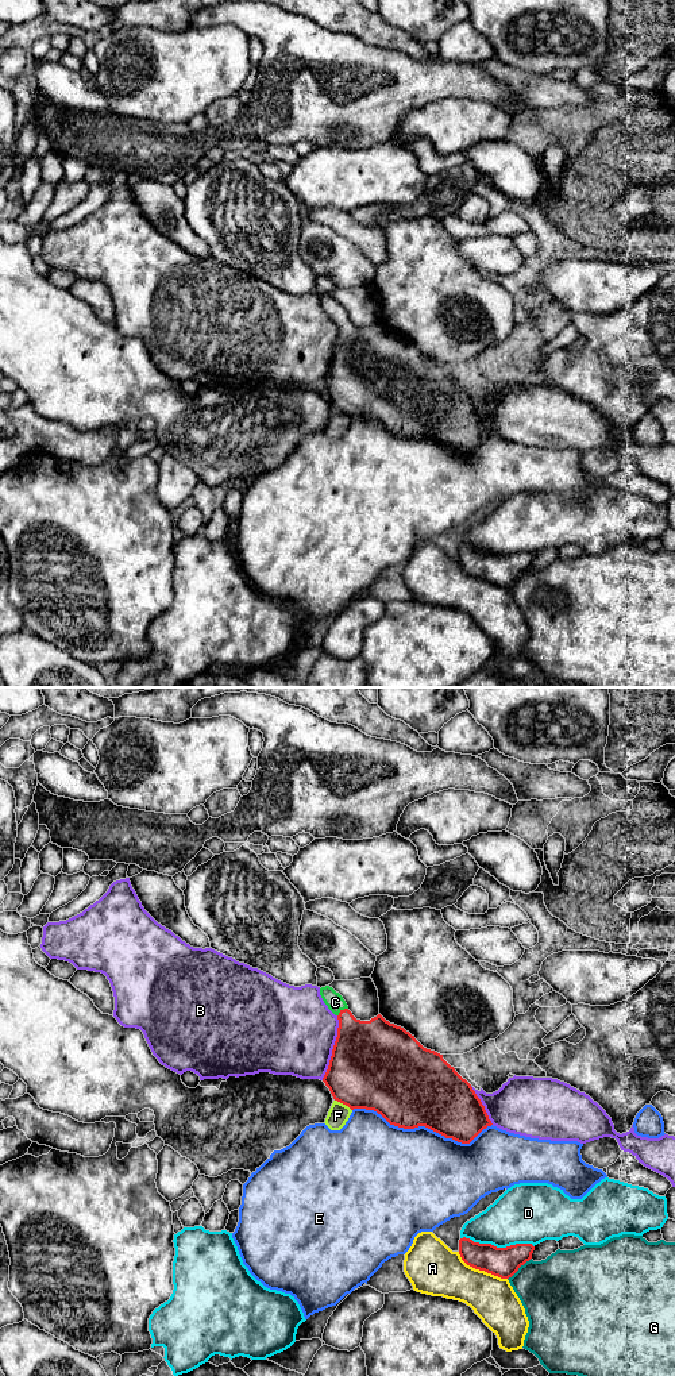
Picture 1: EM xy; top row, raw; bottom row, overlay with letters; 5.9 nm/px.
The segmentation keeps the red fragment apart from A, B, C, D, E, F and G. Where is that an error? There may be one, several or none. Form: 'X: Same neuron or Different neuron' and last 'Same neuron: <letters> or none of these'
A: Different neuron
B: Different neuron
C: Same neuron
D: Different neuron
E: Different neuron
F: Different neuron
G: Different neuron
Same neuron: C

